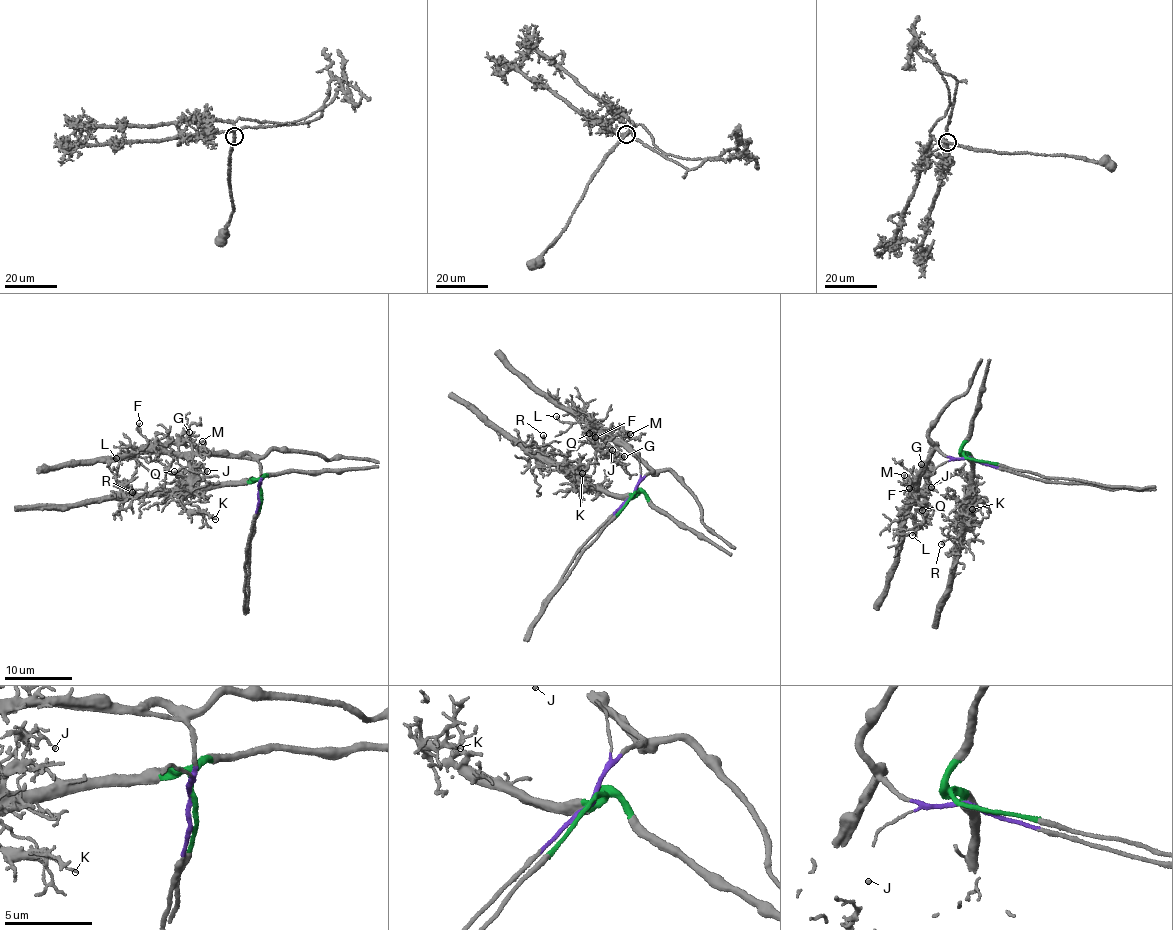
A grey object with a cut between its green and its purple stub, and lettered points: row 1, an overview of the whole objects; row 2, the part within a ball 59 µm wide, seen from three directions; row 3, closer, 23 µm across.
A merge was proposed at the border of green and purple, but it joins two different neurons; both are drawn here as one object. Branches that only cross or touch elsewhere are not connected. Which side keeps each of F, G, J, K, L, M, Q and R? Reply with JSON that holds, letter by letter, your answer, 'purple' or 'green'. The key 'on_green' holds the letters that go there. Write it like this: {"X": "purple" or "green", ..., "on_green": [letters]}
{"F": "purple", "G": "purple", "J": "purple", "K": "green", "L": "purple", "M": "purple", "Q": "purple", "R": "green", "on_green": ["K", "R"]}

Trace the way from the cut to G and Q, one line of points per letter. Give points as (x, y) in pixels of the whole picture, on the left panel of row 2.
G: (259, 494), (257, 461), (213, 453), (159, 451), (154, 445), (155, 442), (161, 446), (189, 431)
Q: (259, 494), (259, 464), (255, 459), (198, 452), (189, 456), (185, 467), (174, 471)

